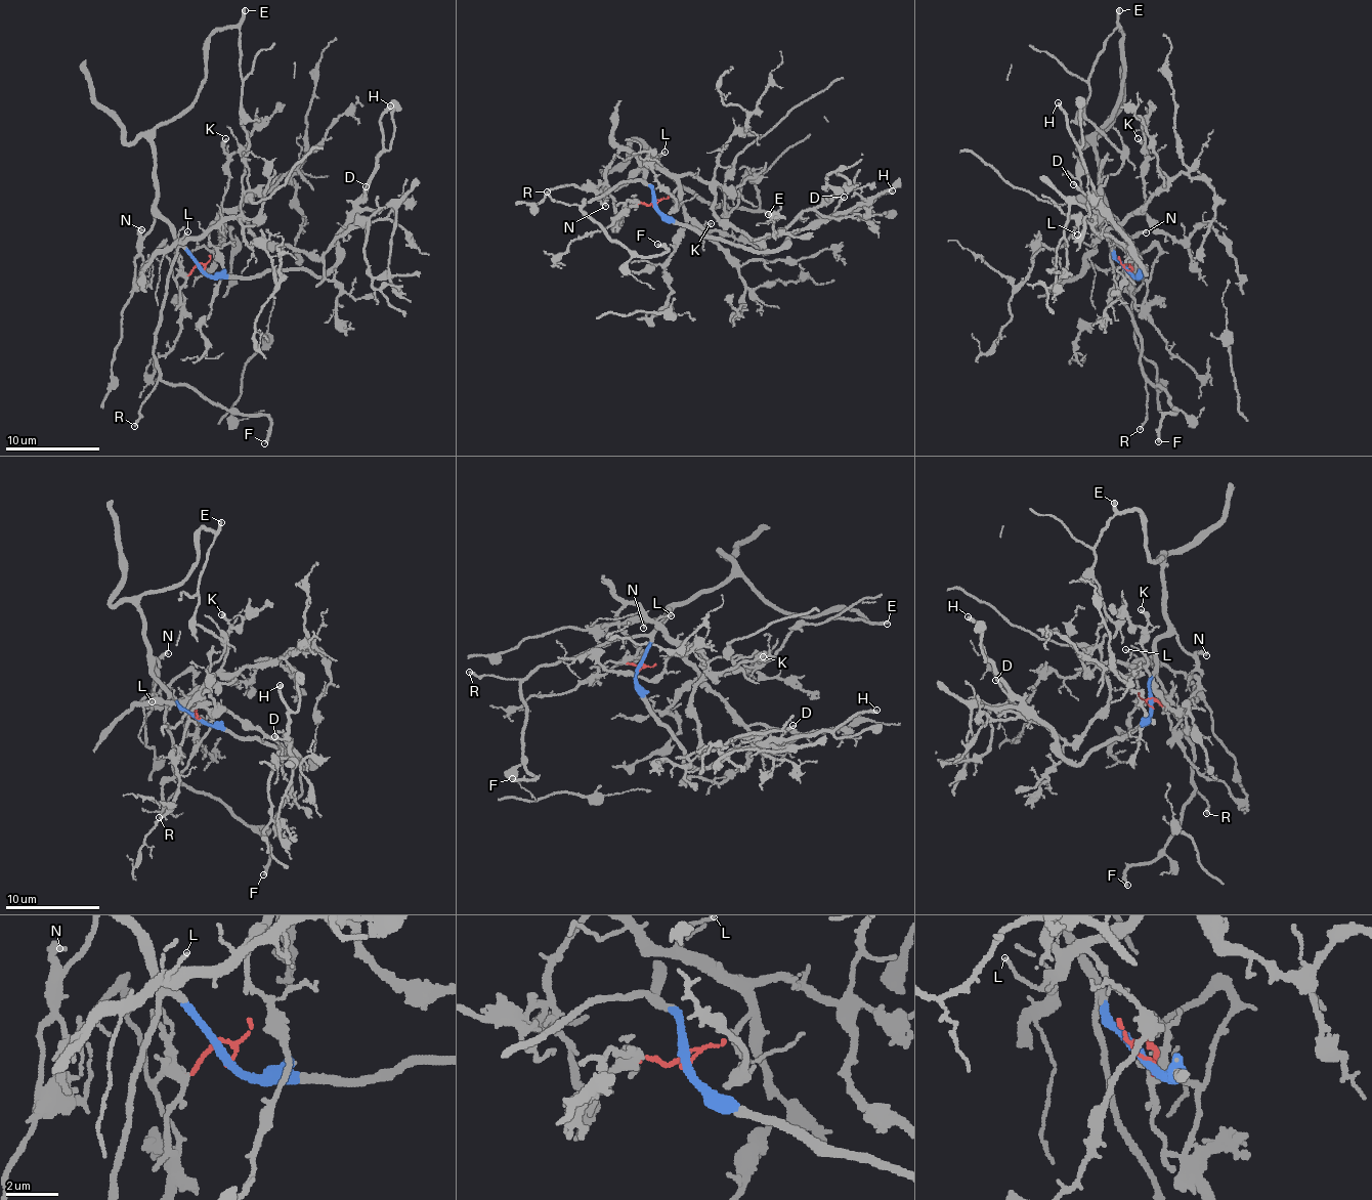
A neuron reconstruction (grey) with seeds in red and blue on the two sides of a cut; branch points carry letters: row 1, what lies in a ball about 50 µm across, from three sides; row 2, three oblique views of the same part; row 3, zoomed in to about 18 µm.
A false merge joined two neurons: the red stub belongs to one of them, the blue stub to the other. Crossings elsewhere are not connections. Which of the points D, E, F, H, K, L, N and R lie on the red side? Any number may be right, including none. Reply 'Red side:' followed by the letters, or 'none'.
Red side: K, L

